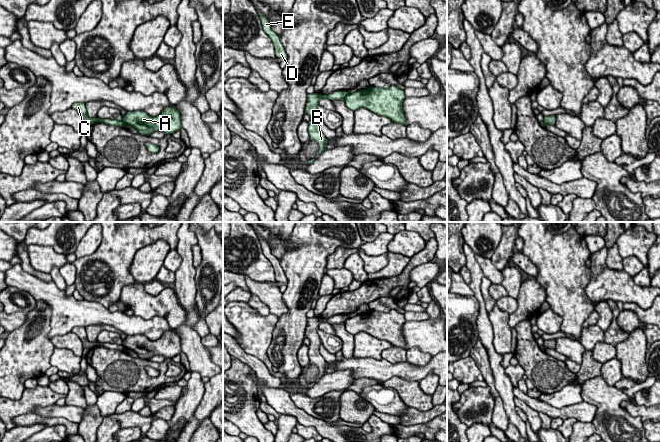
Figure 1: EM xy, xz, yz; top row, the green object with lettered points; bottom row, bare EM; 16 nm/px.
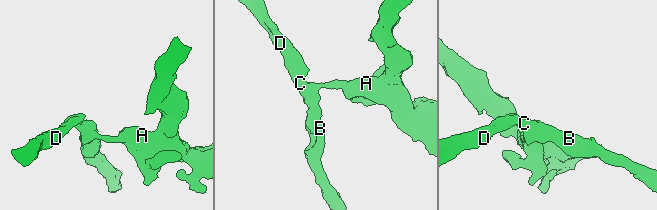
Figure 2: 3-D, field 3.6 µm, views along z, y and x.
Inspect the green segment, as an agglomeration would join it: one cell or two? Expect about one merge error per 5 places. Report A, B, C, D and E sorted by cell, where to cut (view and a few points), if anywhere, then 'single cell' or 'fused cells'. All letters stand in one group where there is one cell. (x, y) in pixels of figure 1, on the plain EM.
A / B C D E | xz (349, 317), (344, 323) | fused cells

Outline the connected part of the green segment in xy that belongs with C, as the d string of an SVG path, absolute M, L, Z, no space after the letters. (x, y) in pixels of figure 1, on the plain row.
M80 326L74 327L71 332L75 333L82 340L83 348L92 349L94 347L103 346L112 350L126 351L126 348L123 345L117 345L113 343L100 343L98 341L94 343L90 342L87 338L85 327L80 327Z

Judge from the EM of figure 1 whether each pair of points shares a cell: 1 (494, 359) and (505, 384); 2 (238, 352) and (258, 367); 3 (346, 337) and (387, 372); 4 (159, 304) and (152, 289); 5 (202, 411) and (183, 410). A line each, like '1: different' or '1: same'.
1: same
2: same
3: different
4: different
5: different

